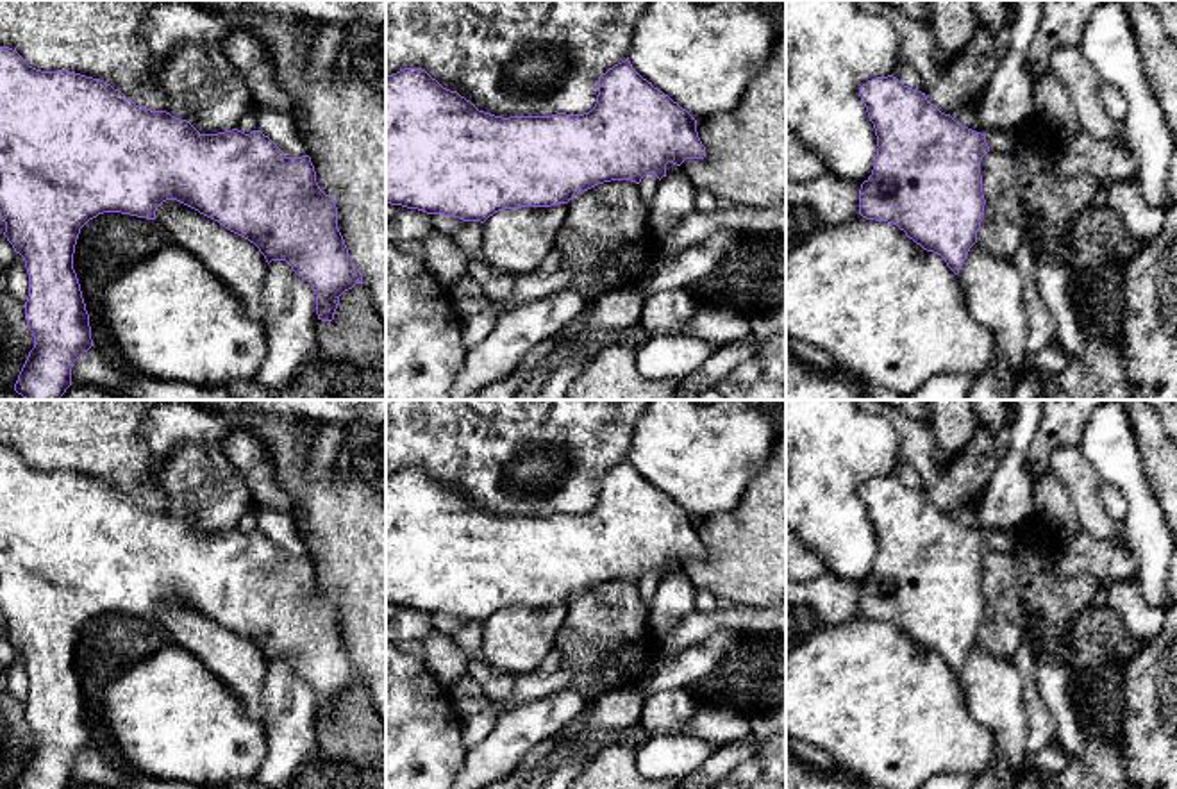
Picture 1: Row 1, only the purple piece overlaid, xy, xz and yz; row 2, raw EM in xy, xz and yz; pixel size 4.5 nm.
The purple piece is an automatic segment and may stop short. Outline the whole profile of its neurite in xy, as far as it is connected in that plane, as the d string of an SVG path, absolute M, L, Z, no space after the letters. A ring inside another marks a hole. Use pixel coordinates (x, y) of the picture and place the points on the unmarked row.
M0 446L0 616L5 621L4 635L23 657L29 673L25 719L34 735L34 748L14 789L68 789L73 762L93 746L89 714L73 669L80 628L104 612L155 619L157 607L166 600L177 600L248 639L268 664L286 660L311 684L321 721L334 719L345 691L364 684L338 628L334 598L320 589L309 555L286 557L261 530L200 534L189 521L166 511L136 505L100 478L66 469L41 471L29 466L16 450Z

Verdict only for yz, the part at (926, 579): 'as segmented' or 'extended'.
extended

